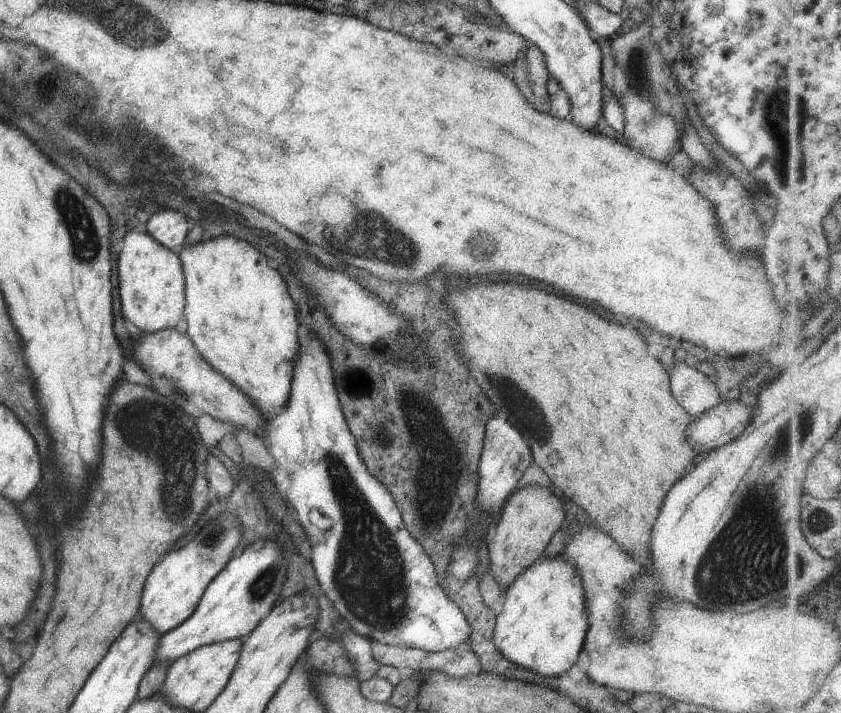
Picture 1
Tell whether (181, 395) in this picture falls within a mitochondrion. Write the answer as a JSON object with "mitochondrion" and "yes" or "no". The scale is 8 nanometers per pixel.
{"mitochondrion":"yes"}

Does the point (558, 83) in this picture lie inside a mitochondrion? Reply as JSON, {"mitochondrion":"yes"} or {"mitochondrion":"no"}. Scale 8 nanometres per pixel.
{"mitochondrion":"no"}

